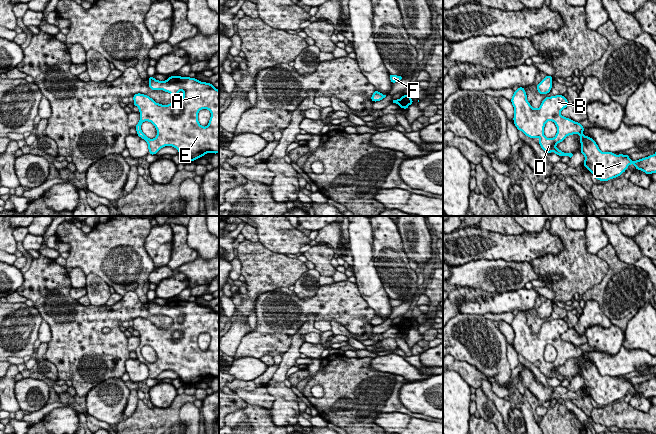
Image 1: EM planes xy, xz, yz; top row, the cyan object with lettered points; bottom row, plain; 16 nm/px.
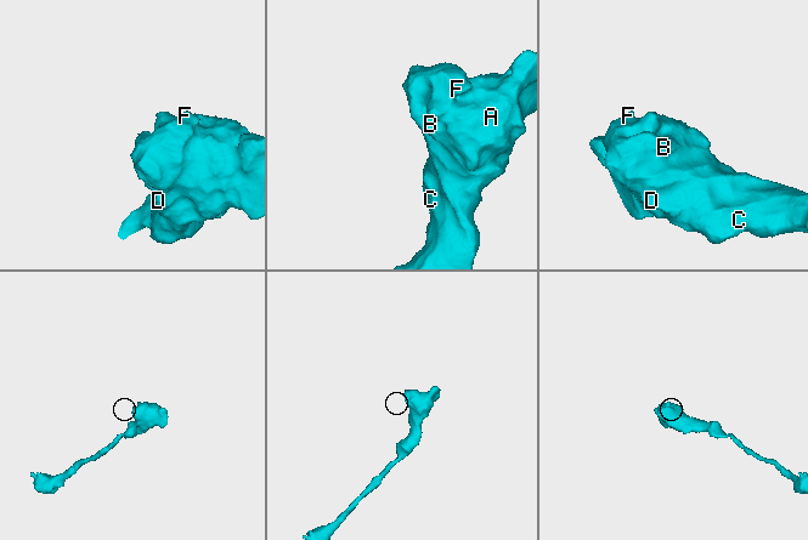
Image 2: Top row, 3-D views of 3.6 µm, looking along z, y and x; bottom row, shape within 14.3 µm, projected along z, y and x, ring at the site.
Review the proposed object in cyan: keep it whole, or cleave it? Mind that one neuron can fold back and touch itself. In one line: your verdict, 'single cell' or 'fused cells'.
single cell

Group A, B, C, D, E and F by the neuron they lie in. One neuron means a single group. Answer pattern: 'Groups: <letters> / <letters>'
Groups: A B C D E F

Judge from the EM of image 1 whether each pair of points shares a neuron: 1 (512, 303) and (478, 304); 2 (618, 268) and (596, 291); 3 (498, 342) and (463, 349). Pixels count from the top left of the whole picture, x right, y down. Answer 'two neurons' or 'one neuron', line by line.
1: one neuron
2: one neuron
3: one neuron

